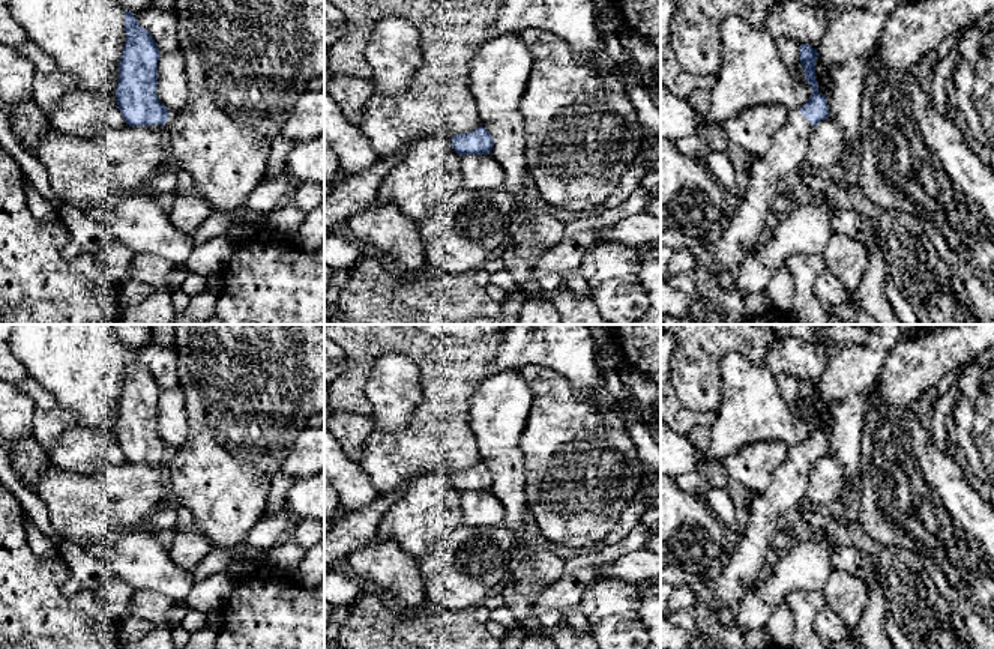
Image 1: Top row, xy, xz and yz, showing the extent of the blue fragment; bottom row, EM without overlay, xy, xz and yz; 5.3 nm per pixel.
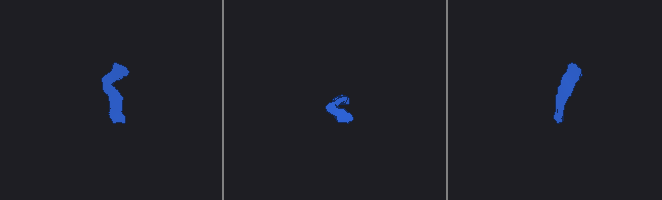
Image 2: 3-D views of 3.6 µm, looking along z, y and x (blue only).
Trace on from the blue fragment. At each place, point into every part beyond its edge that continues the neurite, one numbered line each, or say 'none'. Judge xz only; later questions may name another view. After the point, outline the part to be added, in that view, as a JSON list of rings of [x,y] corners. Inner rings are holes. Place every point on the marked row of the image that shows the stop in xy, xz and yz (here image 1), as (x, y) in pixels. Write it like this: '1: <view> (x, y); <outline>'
none

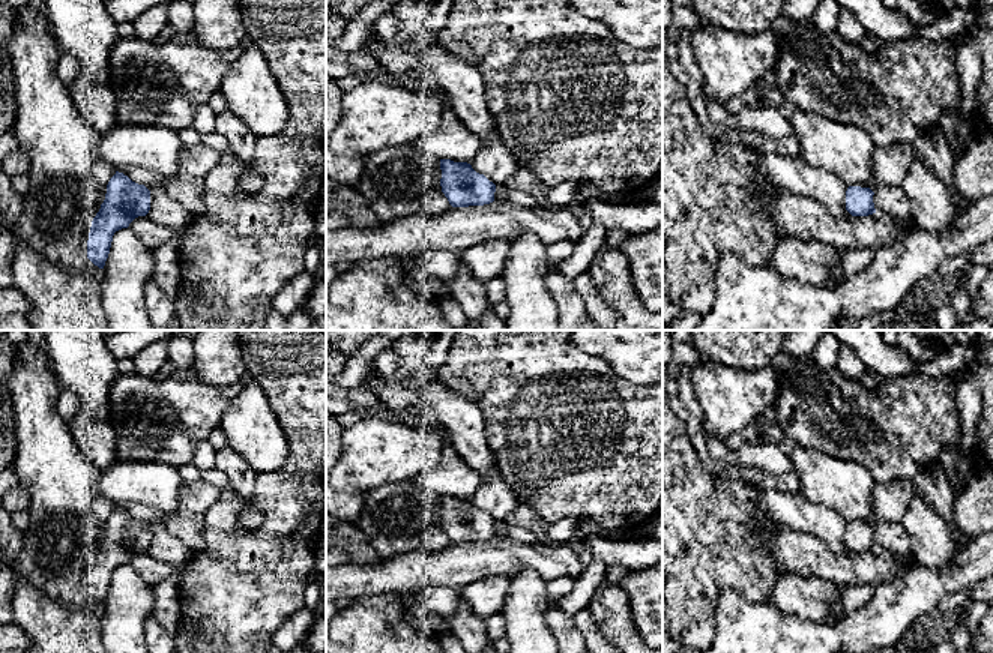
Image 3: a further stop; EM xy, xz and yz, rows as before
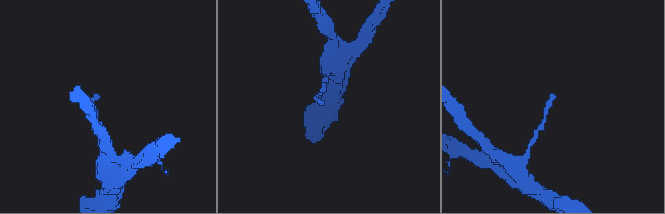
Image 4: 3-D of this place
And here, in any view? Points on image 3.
1: yz (893, 164); [[[912,143],[876,147],[873,155],[874,179],[868,188],[874,192],[882,185],[901,186],[915,158],[916,152]]]

